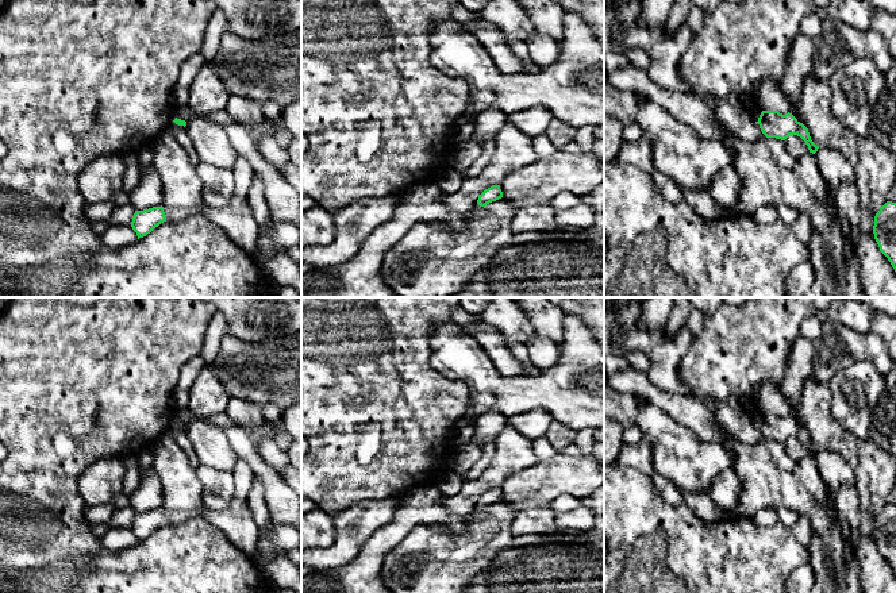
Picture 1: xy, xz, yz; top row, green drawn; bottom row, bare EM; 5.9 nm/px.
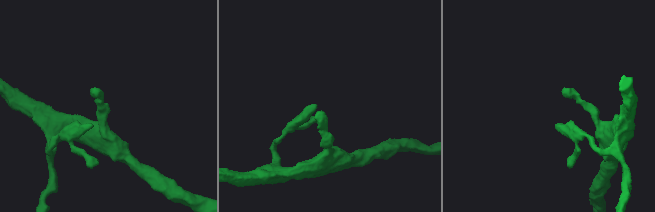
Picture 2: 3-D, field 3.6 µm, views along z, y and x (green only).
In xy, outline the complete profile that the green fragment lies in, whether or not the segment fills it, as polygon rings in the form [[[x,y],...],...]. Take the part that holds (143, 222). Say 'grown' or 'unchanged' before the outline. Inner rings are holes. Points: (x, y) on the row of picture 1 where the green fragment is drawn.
unchanged; [[[153,207],[143,211],[135,211],[131,227],[136,232],[138,239],[150,234],[161,223],[166,222],[166,216],[161,207]]]

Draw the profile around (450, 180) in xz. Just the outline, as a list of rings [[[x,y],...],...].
[[[449,166],[438,176],[437,185],[443,193],[457,193],[464,180],[462,173]]]

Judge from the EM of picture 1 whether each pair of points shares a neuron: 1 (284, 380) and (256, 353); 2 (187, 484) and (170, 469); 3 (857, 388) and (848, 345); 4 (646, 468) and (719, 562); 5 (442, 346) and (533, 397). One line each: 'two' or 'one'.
1: one
2: one
3: two
4: two
5: one

